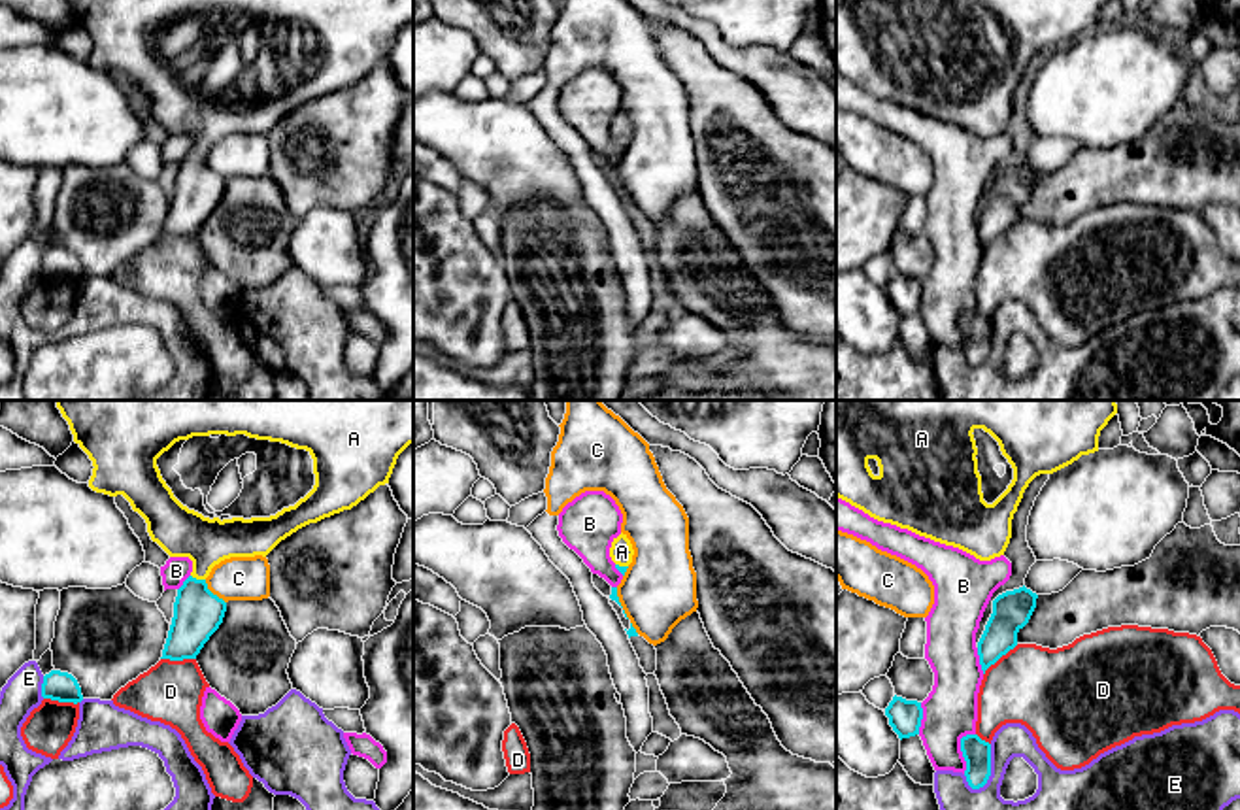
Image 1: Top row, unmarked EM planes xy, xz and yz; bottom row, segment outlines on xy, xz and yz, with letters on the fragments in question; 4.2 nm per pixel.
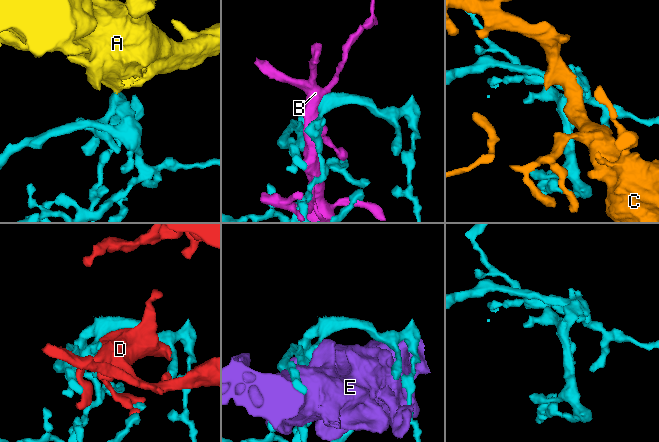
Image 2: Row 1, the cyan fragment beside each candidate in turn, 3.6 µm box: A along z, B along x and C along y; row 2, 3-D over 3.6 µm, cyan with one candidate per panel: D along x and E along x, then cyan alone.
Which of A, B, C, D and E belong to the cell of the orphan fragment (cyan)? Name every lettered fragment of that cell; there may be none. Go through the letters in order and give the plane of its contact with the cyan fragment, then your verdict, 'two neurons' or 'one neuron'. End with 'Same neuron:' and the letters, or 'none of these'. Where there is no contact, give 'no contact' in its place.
A: xy | one neuron
B: yz | two neurons
C: xy | two neurons
D: yz | two neurons
E: yz | two neurons
Same neuron: A

